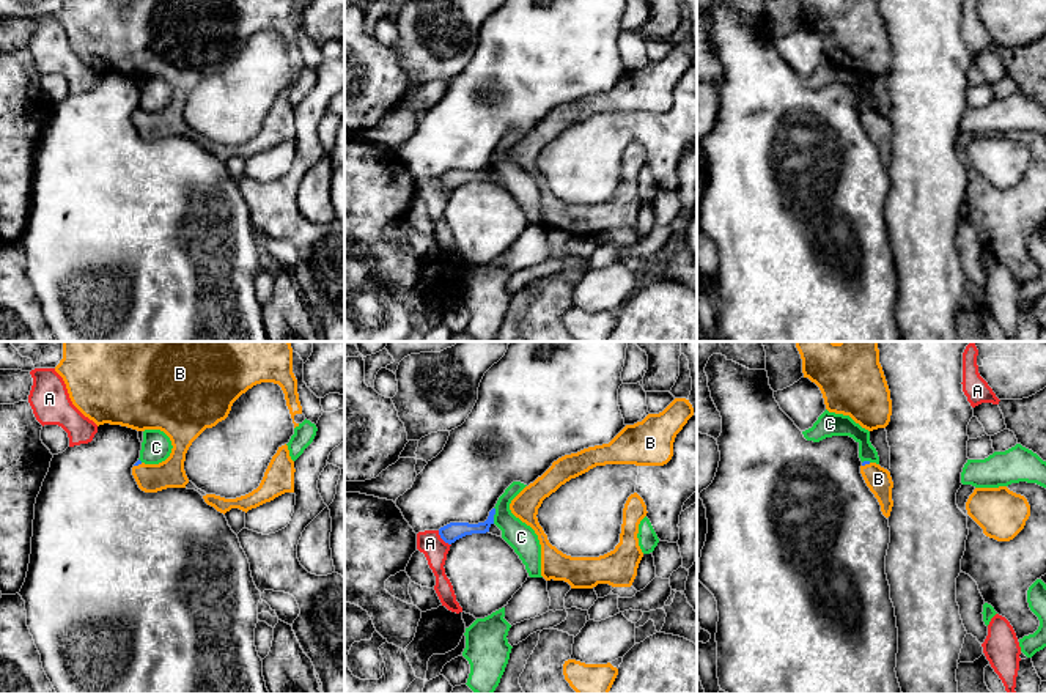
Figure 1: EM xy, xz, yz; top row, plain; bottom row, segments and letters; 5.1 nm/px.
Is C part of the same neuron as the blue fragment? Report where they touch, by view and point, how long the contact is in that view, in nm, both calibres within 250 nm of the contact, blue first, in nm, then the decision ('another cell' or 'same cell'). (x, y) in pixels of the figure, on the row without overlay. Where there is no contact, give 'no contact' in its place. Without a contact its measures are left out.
xz (494, 161) | 90 nm | 90/140 nm | another cell

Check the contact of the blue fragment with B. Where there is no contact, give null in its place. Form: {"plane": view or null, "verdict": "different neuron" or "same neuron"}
{"plane": "xy", "verdict": "same neuron"}

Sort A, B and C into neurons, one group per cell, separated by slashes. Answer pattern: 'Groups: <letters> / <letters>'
Groups: A / B / C

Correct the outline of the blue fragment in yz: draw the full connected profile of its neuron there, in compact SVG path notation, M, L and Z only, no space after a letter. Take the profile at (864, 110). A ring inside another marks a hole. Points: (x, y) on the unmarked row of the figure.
M864 109L860 113L860 121L870 138L878 146L882 162L889 165L893 154L892 148L893 129L890 120L876 110Z

